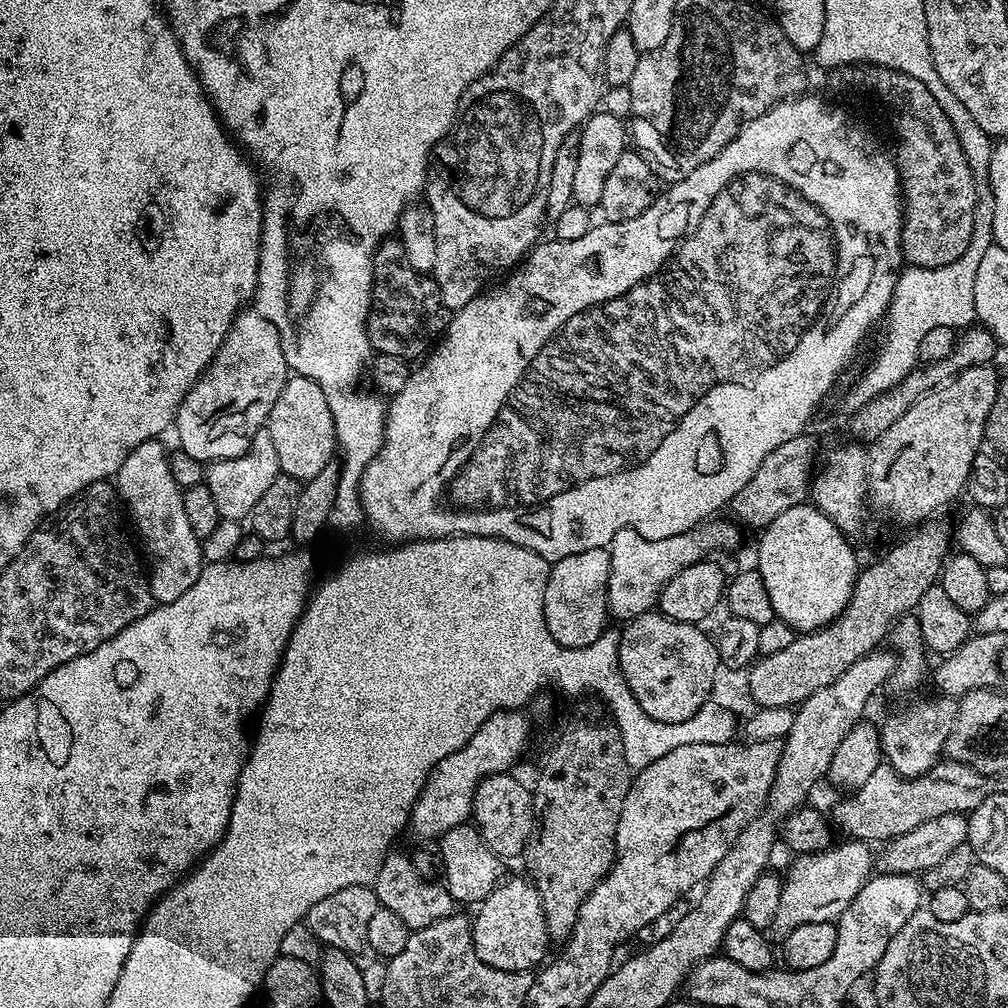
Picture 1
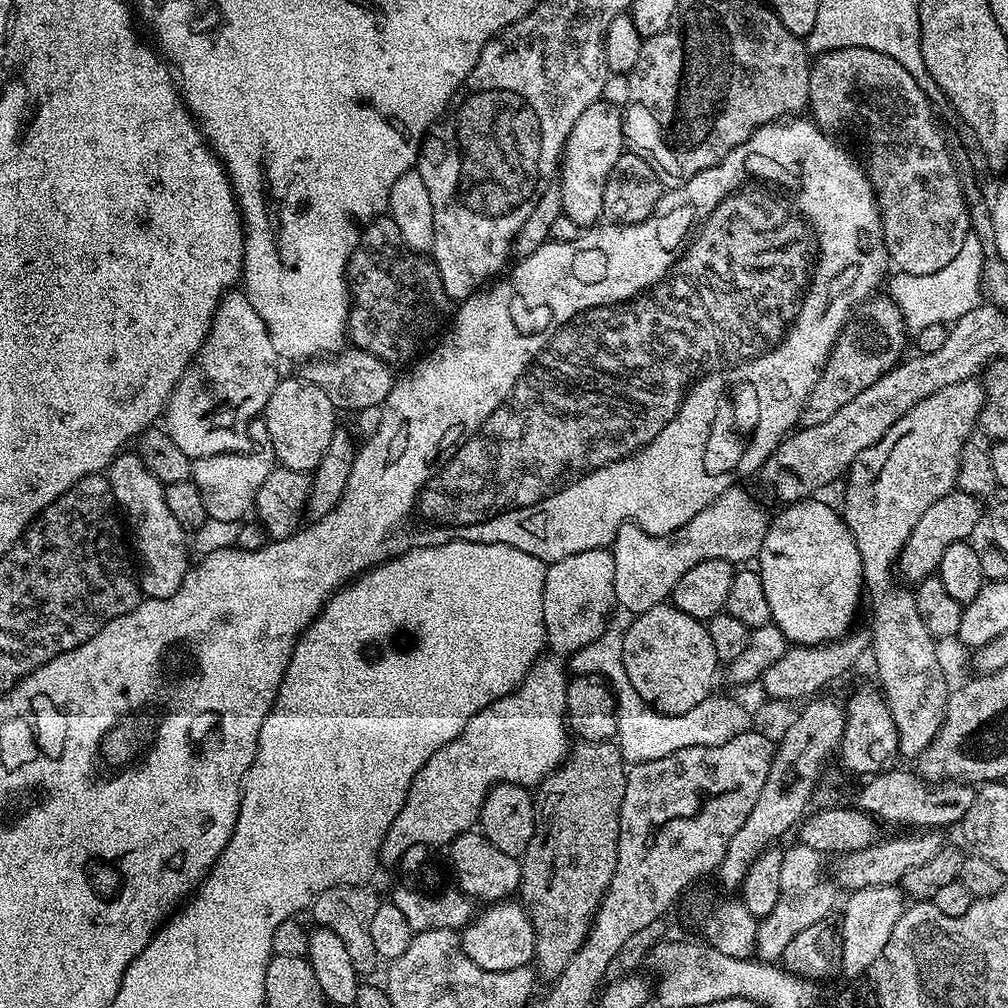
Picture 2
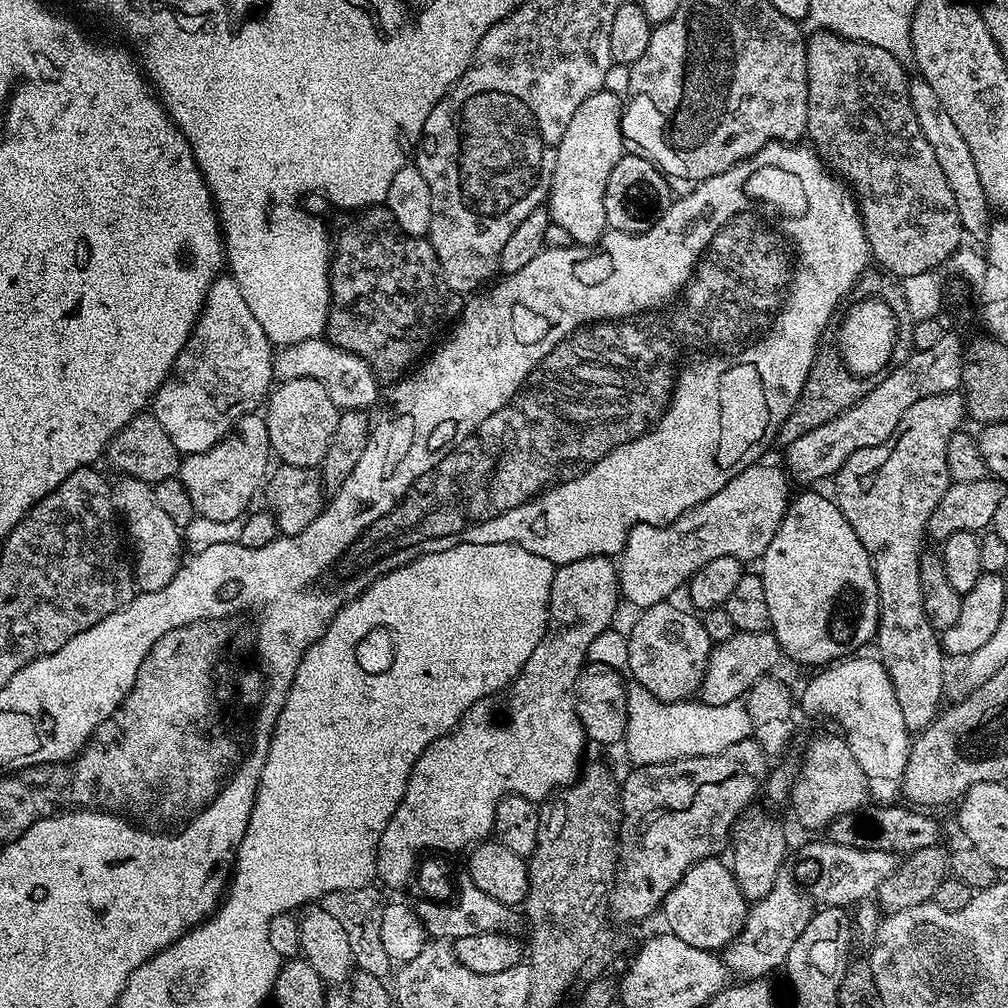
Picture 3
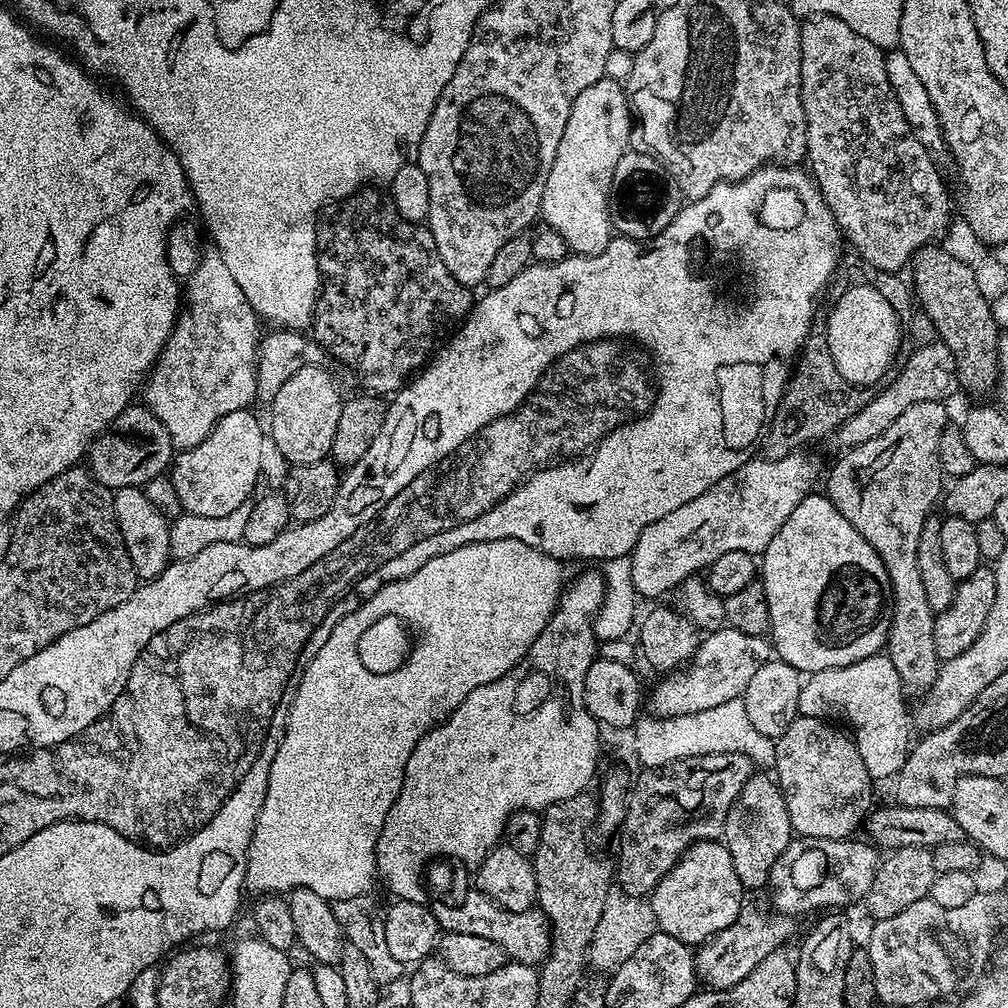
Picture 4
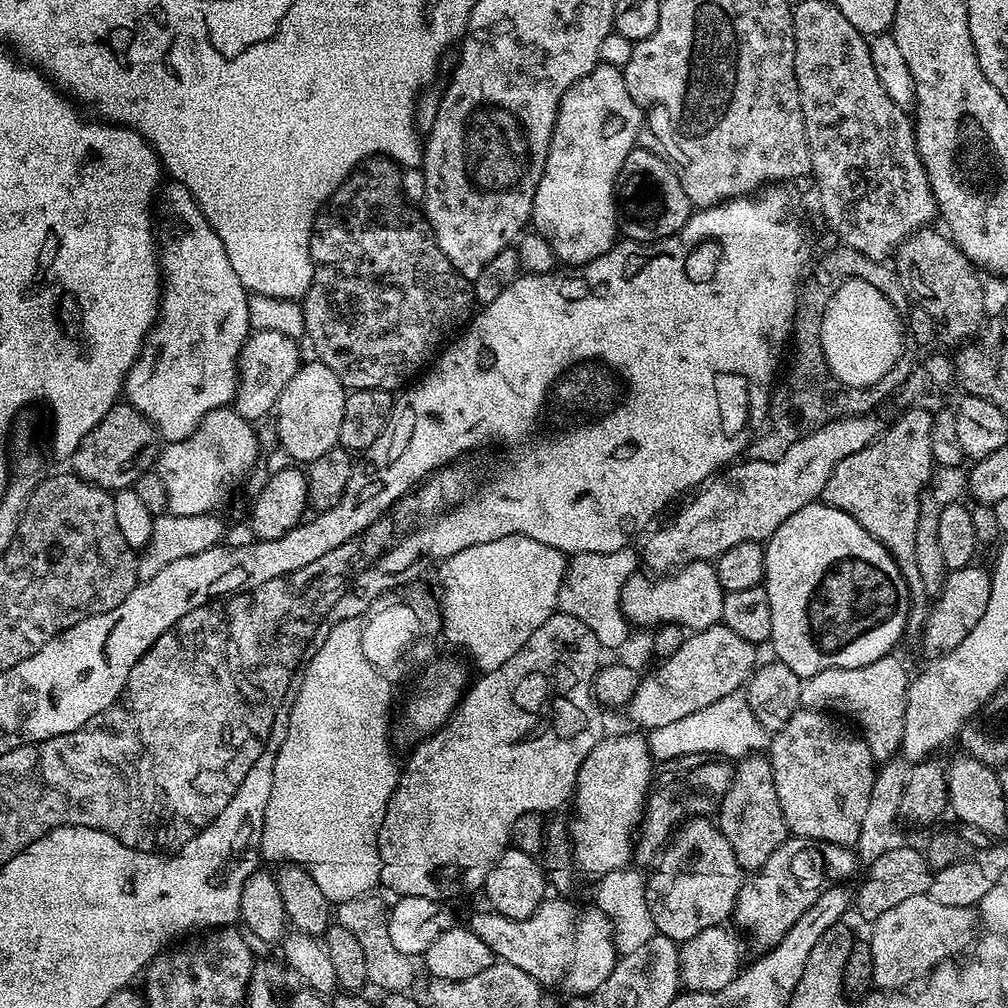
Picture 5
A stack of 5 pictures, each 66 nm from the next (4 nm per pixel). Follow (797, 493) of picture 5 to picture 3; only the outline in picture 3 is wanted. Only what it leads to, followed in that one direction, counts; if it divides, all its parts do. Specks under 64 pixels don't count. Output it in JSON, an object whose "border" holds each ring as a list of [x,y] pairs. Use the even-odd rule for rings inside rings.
{"border":[[[757,462],[734,474],[718,494],[684,512],[669,524],[635,524],[618,557],[620,595],[643,610],[663,604],[683,589],[693,574],[714,558],[729,556],[741,562],[759,561],[778,530],[790,503],[790,476],[783,467]]]}

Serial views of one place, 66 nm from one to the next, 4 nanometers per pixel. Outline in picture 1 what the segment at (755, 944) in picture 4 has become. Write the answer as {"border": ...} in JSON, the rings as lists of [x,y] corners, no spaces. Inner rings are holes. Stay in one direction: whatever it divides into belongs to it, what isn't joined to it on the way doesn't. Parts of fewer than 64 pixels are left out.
{"border":[[[849,839],[845,843],[837,843],[824,852],[795,857],[796,861],[788,868],[788,877],[785,875],[782,880],[782,902],[778,906],[775,931],[787,934],[806,922],[835,922],[846,906],[854,902],[864,883],[873,875],[874,852],[862,840]]]}

